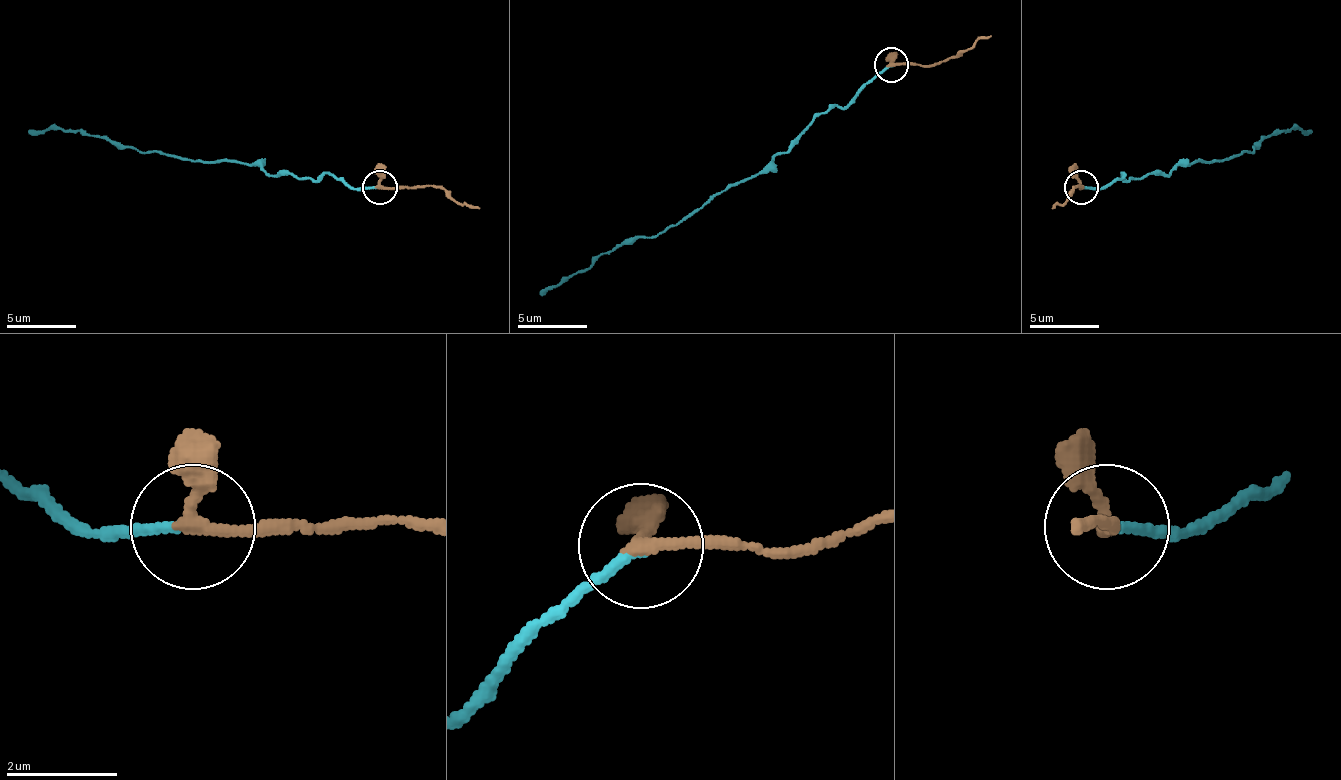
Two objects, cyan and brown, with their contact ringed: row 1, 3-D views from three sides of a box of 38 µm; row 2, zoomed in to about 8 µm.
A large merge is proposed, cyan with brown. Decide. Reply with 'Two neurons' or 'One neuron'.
One neuron

